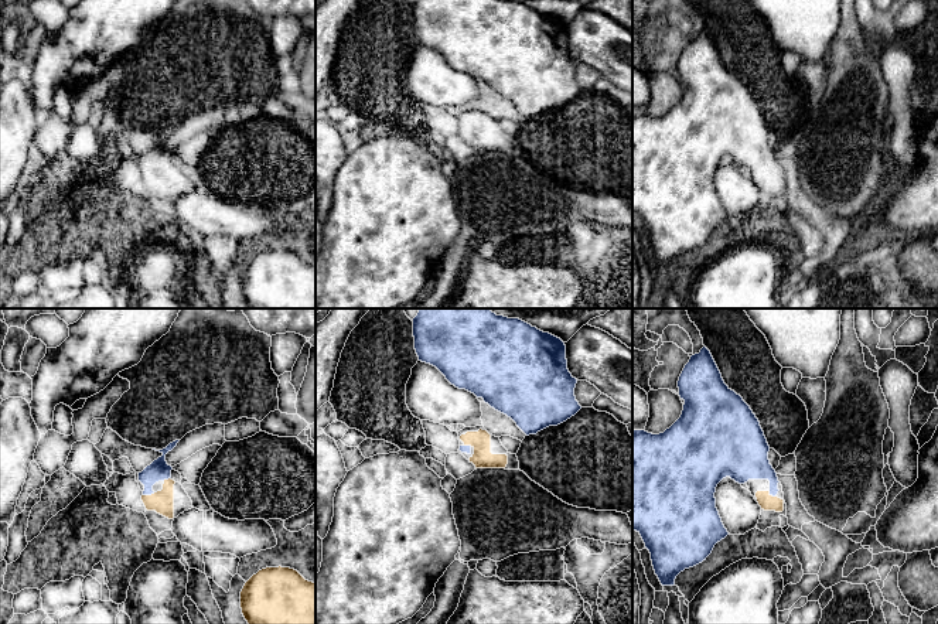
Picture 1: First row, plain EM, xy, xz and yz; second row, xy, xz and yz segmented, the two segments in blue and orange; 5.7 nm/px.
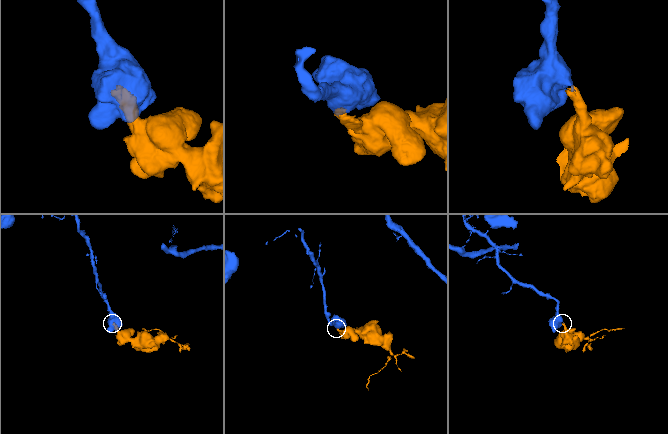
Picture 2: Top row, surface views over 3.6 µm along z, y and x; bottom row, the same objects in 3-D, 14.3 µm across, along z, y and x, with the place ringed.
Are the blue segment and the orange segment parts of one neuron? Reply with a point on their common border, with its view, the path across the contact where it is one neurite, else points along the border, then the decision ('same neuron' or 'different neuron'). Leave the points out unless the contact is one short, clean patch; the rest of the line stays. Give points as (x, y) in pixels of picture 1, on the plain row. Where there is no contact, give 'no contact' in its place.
meets blue in xy at (149, 177); runs through xy (159, 153), (149, 163), (149, 177), (156, 184), (161, 184); same neuron

